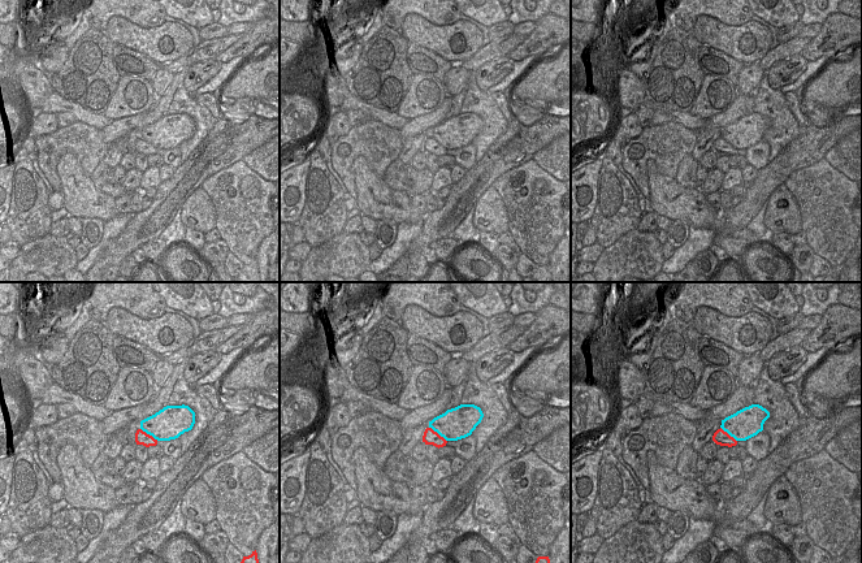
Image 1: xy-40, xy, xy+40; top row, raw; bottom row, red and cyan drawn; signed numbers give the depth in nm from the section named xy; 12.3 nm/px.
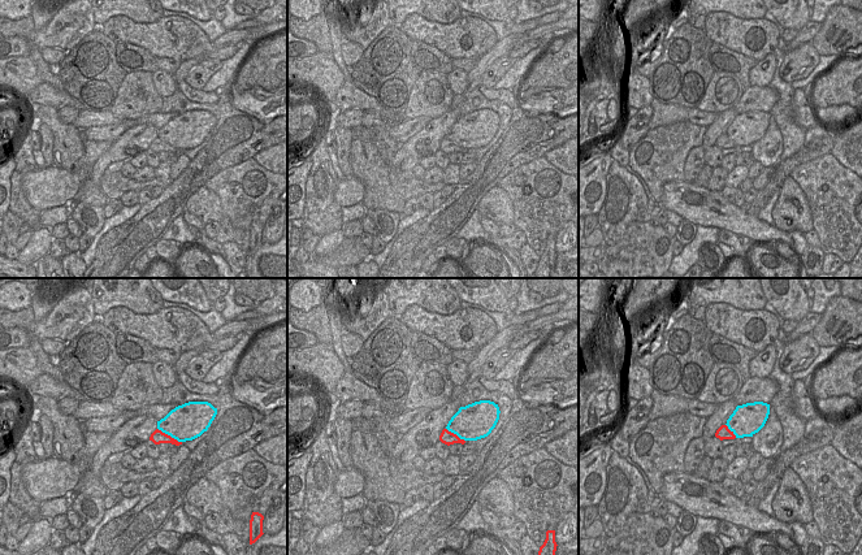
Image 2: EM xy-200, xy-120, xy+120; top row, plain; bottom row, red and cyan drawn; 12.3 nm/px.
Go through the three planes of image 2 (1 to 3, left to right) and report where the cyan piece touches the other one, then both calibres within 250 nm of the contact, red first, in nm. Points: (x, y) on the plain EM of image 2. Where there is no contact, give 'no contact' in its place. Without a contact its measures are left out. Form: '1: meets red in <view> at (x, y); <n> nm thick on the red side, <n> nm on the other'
1: meets red in xy-200 at (169, 144); 170 nm thick on the red side, 440 nm on the other
2: meets red in xy-120 at (455, 143); 170 nm thick on the red side, 440 nm on the other
3: meets red in xy+120 at (730, 139); 160 nm thick on the red side, 380 nm on the other

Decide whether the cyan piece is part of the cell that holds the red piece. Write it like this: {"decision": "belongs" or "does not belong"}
{"decision": "does not belong"}

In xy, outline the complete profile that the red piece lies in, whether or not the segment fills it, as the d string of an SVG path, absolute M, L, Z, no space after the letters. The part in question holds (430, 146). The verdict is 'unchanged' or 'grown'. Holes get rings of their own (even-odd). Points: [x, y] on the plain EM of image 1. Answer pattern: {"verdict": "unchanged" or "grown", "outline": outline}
{"verdict": "unchanged", "outline": "M432 137L425 138L423 151L425 153L433 153L438 157L446 155L447 152L447 150L443 146L441 146L437 140L434 140Z"}

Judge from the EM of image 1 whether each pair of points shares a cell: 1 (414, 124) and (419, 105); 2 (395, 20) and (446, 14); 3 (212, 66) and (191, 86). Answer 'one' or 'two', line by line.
1: two
2: one
3: one

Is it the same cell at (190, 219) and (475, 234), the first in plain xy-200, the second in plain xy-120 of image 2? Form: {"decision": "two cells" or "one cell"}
{"decision": "two cells"}

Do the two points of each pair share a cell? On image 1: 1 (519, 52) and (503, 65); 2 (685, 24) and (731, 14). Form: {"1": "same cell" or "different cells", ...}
{"1": "different cells", "2": "same cell"}

